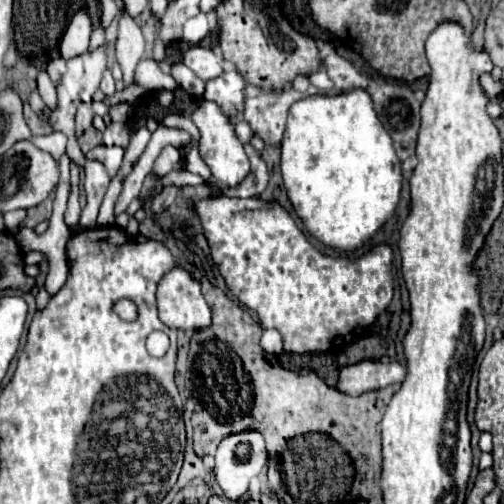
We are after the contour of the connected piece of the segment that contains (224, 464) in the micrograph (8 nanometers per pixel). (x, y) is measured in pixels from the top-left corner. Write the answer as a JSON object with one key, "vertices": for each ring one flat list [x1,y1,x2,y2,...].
{"vertices":[[244,429,244,431,230,433,228,437,224,437,216,451,216,481,220,483,224,495,232,501,240,499,246,493,250,479,258,475,260,469,264,467,266,459,268,459,268,451,266,451,264,437,260,431]]}

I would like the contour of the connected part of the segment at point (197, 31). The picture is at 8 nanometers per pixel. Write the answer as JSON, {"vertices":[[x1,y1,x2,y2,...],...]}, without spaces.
{"vertices":[[200,13,192,19,188,19,188,23,184,25,184,41,190,45,202,43,208,35,210,35,210,23,208,23,206,13]]}

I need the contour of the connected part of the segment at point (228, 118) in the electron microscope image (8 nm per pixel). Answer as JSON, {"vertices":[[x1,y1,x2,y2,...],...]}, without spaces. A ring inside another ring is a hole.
{"vertices":[[202,101,198,105,198,109,192,113,192,123,198,127,200,131,200,141,198,141,198,151,202,155,202,159,206,161,206,165,212,171,212,183,214,185,238,185,250,171,250,161,248,155,242,147,242,143,236,137,234,125,236,125,236,117,234,115,226,115,218,103,214,101]]}

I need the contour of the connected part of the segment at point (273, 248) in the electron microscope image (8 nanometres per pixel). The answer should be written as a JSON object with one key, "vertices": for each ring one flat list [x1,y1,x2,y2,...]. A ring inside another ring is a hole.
{"vertices":[[212,197,198,203,198,215,211,257,218,265,228,289,258,313,262,327,278,329,284,351,288,353,322,353,330,351,336,339,350,335,354,329,370,327,376,317,390,305,394,295,392,249,386,243,372,247,356,259,330,257,320,253,298,229,292,215,278,201,262,201,260,197]]}

